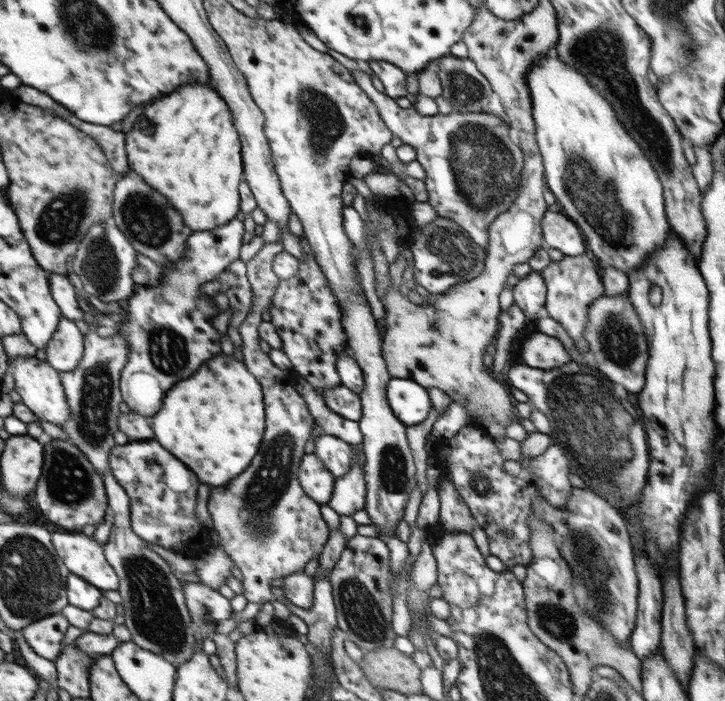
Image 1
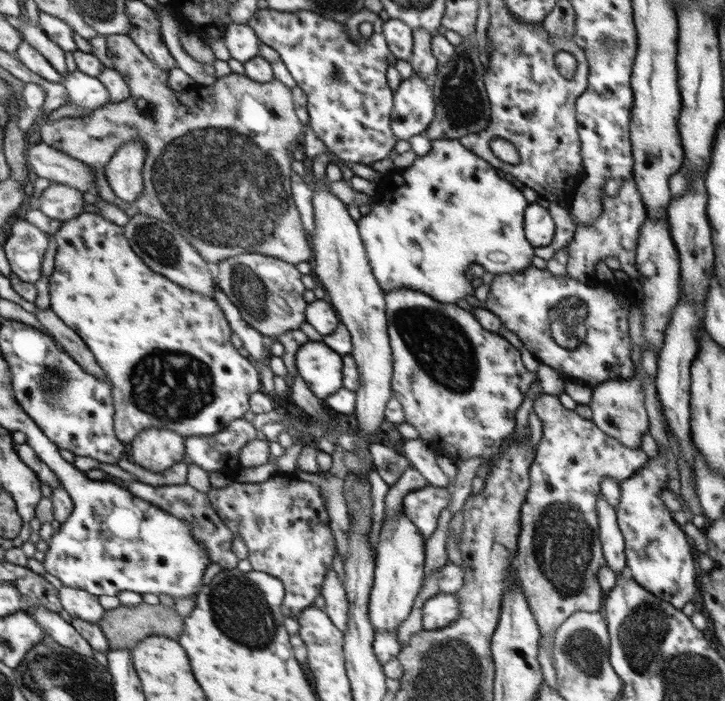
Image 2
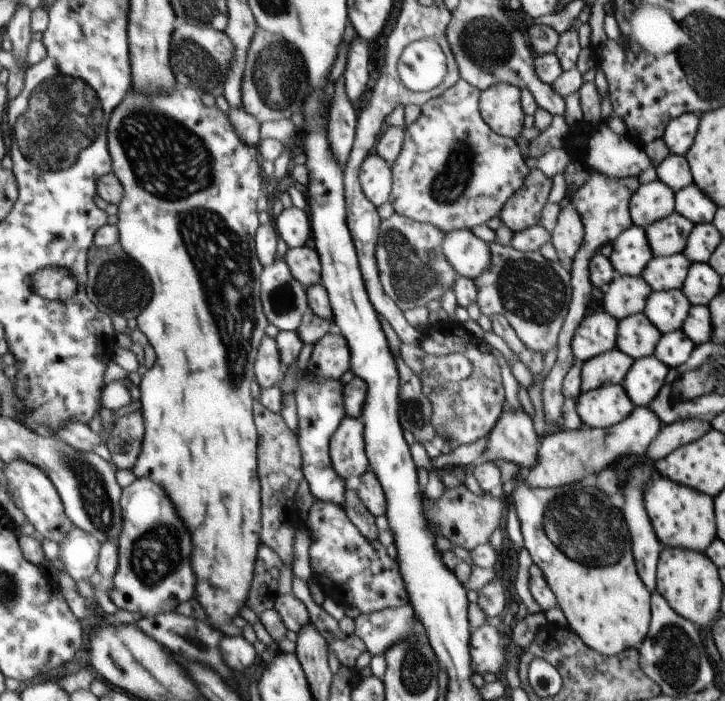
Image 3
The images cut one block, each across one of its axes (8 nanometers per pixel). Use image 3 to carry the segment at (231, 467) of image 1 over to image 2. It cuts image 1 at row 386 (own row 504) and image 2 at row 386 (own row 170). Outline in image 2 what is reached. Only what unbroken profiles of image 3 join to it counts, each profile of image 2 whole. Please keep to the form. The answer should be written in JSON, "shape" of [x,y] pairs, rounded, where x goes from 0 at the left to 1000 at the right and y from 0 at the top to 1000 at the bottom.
{"shape":[[[117,304],[108,311],[87,317],[74,338],[79,342],[79,348],[81,348],[81,358],[79,358],[79,367],[76,367],[77,382],[69,398],[70,439],[81,449],[81,454],[87,454],[101,471],[106,471],[112,476],[112,482],[123,491],[123,496],[128,499],[131,511],[150,535],[156,548],[154,561],[157,578],[160,579],[159,616],[167,631],[178,633],[192,618],[207,611],[244,613],[254,623],[290,621],[310,612],[319,601],[332,598],[332,593],[341,588],[341,568],[345,568],[346,561],[357,558],[357,536],[354,536],[354,528],[346,522],[346,516],[338,514],[335,508],[330,508],[327,499],[319,494],[319,488],[316,488],[316,476],[319,476],[316,474],[316,459],[309,444],[294,425],[266,418],[263,414],[255,414],[246,408],[244,404],[236,402],[228,392],[211,388],[207,379],[181,352],[172,325],[148,315],[138,305]]]}

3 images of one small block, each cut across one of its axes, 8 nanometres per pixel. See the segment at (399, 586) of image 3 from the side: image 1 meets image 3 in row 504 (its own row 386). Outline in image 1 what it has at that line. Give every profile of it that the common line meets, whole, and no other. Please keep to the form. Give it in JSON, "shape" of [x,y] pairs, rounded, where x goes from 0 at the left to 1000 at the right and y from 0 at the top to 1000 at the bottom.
{"shape":[[[418,332],[411,340],[421,368],[411,371],[407,394],[385,399],[367,444],[372,448],[372,461],[386,479],[388,501],[401,516],[401,526],[443,562],[443,556],[470,548],[463,516],[468,504],[477,501],[480,482],[473,468],[466,425],[457,417],[451,398],[432,369]]]}

